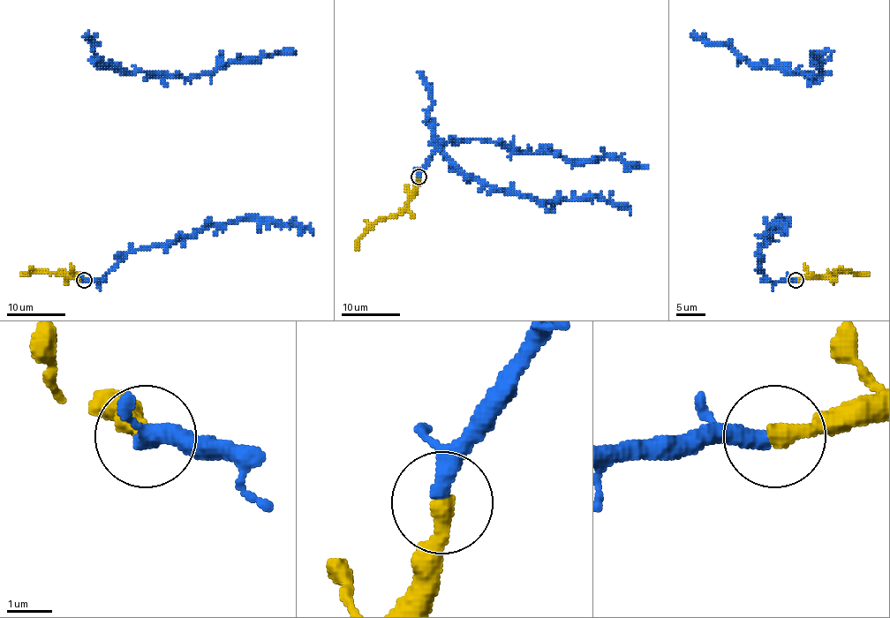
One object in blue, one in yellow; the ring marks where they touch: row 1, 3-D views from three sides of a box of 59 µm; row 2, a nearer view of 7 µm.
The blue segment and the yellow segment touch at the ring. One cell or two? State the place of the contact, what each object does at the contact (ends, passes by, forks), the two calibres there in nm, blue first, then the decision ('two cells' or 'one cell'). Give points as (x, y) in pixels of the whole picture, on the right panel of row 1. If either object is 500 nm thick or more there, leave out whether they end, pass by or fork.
(795, 280) | blue passes by | yellow ends | 280/400 nm | one cell

